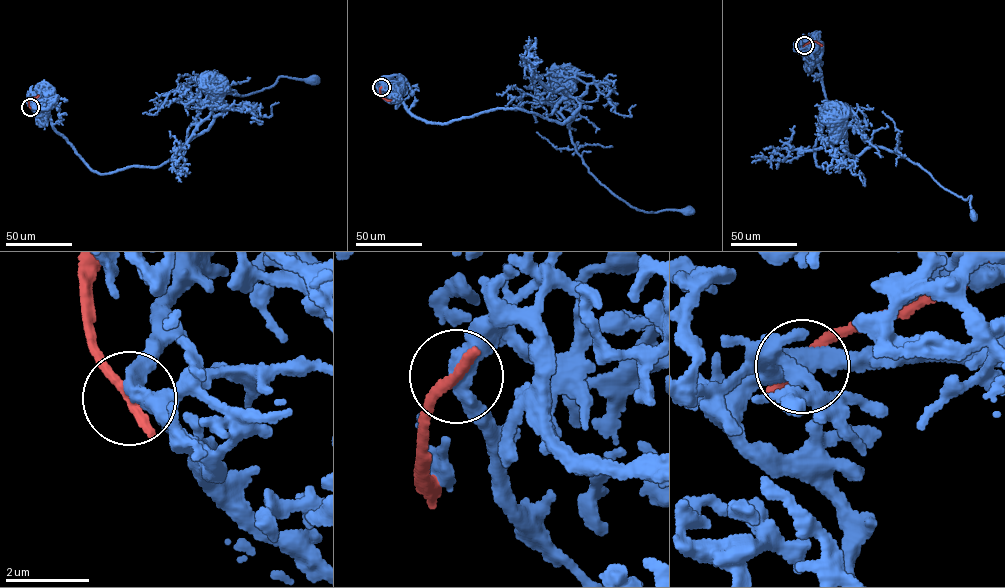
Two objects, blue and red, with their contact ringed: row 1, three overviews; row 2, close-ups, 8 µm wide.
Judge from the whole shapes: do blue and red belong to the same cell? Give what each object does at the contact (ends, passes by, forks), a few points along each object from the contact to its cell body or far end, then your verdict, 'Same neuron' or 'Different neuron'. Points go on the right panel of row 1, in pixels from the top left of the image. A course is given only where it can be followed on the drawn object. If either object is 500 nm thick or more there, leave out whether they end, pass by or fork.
At the ring blue passes by. At the ring red ends. Course of blue: (804, 45), (823, 53), (817, 166), (852, 167), (882, 146), (971, 196), (974, 214). Course of red: (804, 45), (812, 41), (822, 45). Different neuron

